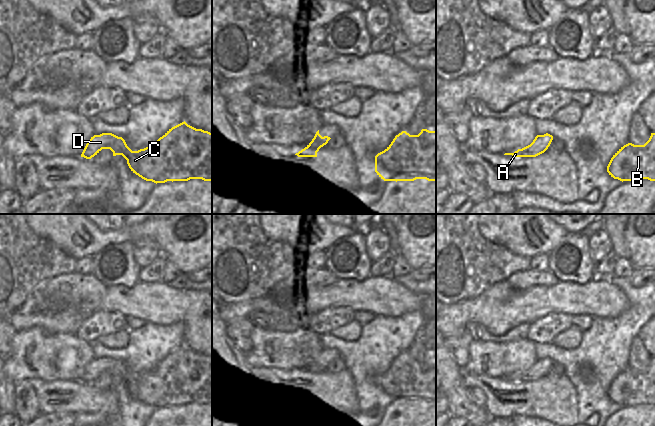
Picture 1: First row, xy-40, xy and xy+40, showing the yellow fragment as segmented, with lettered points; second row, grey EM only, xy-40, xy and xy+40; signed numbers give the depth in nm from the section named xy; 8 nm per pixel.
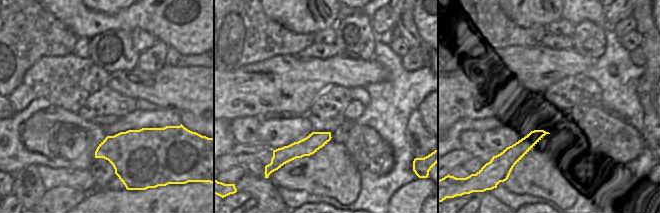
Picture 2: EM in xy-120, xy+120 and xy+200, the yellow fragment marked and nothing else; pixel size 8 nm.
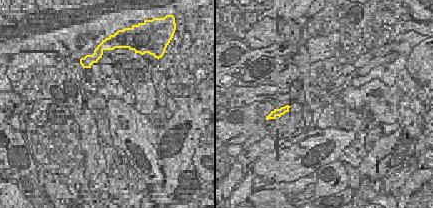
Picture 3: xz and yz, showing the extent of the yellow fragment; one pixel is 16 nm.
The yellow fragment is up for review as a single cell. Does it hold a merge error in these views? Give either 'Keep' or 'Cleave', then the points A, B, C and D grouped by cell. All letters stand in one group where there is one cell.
Keep. Groups: A B C D

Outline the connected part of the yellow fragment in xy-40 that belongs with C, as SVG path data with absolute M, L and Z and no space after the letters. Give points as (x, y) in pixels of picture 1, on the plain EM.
M185 345L169 353L152 371L138 375L132 375L122 361L112 357L94 359L86 368L81 381L91 383L102 373L110 373L113 380L122 379L133 397L156 408L190 403L212 405L212 357L196 353Z

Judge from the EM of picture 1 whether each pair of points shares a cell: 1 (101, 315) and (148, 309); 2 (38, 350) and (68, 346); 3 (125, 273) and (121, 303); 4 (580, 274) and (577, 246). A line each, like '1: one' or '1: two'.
1: two
2: one
3: two
4: one

